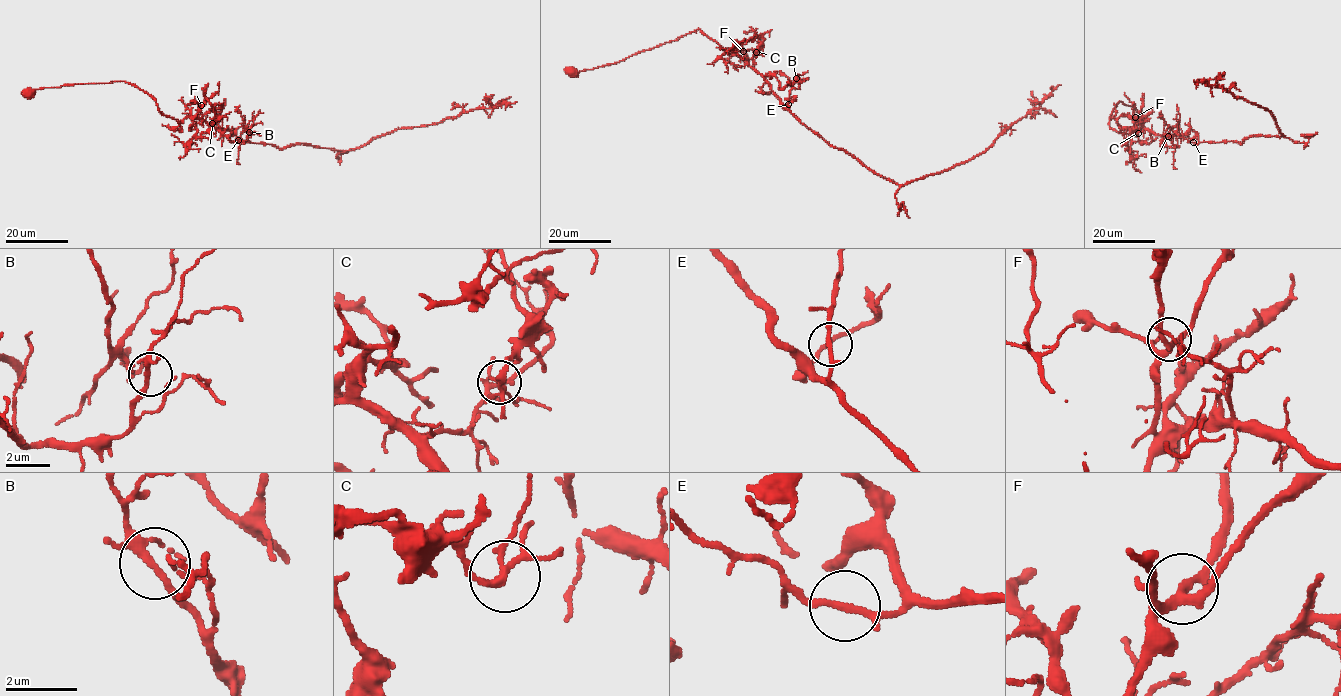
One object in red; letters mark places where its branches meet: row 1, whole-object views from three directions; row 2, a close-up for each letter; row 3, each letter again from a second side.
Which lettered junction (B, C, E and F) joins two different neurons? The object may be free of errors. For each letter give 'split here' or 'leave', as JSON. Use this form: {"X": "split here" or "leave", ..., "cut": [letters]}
{"B": "leave", "C": "split here", "E": "leave", "F": "leave", "cut": ["C"]}

